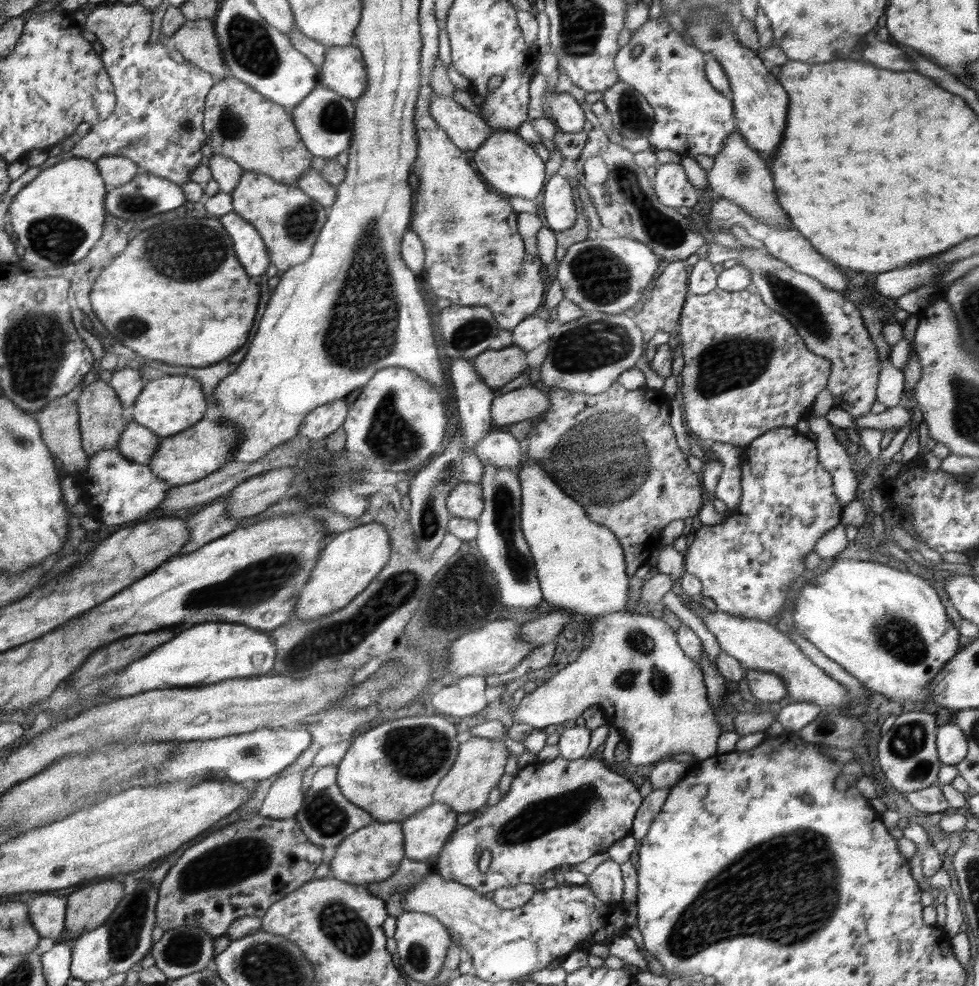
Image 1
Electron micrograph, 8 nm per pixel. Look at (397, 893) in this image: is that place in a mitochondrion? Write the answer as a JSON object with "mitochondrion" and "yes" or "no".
{"mitochondrion":"no"}

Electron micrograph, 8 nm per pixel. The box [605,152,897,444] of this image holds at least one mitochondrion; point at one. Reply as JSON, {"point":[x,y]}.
{"point":[736,361]}

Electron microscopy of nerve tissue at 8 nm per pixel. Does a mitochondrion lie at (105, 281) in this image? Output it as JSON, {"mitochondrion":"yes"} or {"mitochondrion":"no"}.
{"mitochondrion":"no"}

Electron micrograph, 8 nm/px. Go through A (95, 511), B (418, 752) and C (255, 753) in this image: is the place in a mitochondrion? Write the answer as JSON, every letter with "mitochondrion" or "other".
{"A":"other","B":"mitochondrion","C":"mitochondrion"}

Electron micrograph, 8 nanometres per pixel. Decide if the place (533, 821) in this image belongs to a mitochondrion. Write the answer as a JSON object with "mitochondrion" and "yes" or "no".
{"mitochondrion":"yes"}

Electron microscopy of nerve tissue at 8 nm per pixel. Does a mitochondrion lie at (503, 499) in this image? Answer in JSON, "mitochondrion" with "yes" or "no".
{"mitochondrion":"yes"}

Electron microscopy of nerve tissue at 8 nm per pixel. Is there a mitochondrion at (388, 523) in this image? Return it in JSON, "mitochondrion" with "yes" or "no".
{"mitochondrion":"no"}

